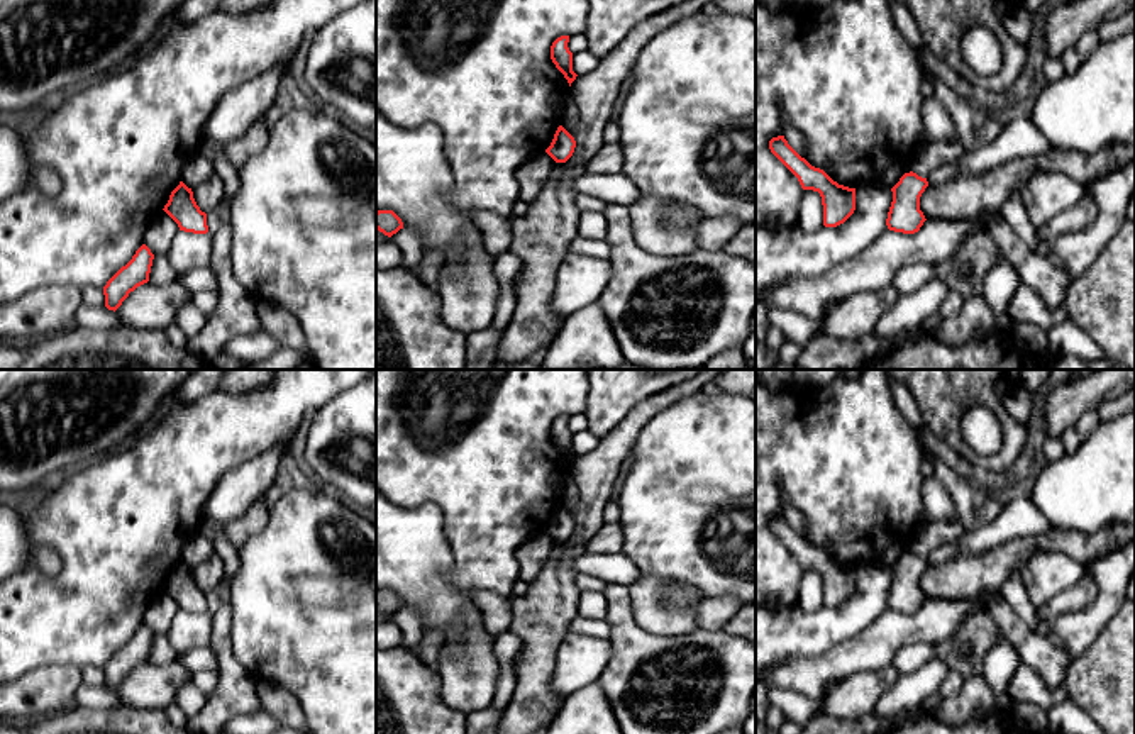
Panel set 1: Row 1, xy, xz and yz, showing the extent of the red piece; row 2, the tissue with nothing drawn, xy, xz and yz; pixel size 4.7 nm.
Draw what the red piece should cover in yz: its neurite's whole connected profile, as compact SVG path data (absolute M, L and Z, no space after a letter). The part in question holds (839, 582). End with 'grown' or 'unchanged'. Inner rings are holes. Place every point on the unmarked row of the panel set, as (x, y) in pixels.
M784 519L769 520L771 532L798 558L803 570L818 571L823 585L823 605L837 607L855 590L855 568L833 561L823 549L811 546Z; unchanged

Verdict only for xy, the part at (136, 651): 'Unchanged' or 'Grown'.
Unchanged

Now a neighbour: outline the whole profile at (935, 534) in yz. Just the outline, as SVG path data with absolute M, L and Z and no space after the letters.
M959 519L944 522L928 522L925 529L915 537L911 551L927 558L933 549L955 541L964 536L964 527Z

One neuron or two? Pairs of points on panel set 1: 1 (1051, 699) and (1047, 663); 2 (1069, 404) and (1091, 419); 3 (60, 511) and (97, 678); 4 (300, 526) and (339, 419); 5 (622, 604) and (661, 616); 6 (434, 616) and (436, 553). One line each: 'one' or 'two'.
1: two
2: two
3: two
4: two
5: two
6: one

